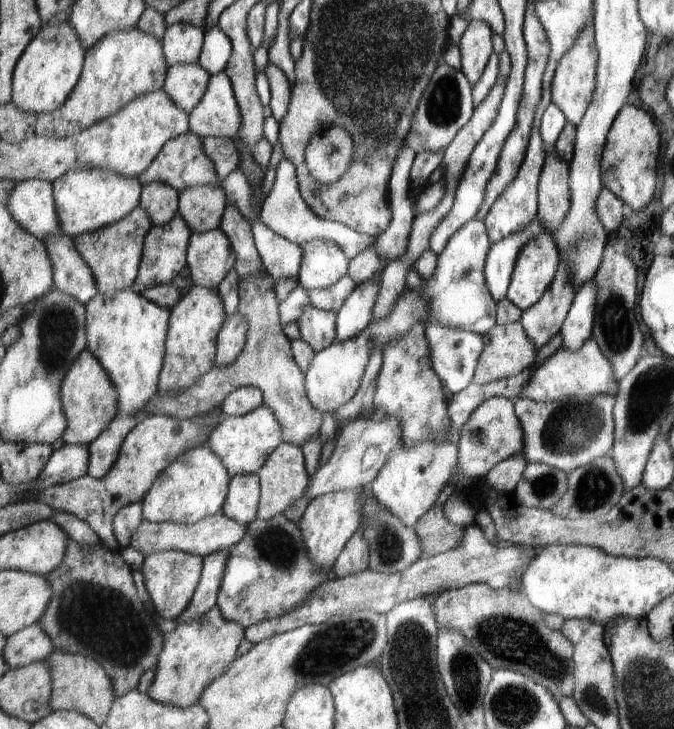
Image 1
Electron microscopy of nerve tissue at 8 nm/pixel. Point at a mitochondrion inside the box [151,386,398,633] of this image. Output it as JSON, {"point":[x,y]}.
{"point":[276,545]}

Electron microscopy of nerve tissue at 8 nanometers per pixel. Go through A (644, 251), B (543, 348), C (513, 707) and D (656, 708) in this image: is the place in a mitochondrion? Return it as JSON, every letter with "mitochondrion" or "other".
{"A":"other","B":"other","C":"mitochondrion","D":"mitochondrion"}

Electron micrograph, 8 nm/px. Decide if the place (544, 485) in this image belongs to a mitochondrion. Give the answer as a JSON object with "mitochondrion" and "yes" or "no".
{"mitochondrion":"yes"}

